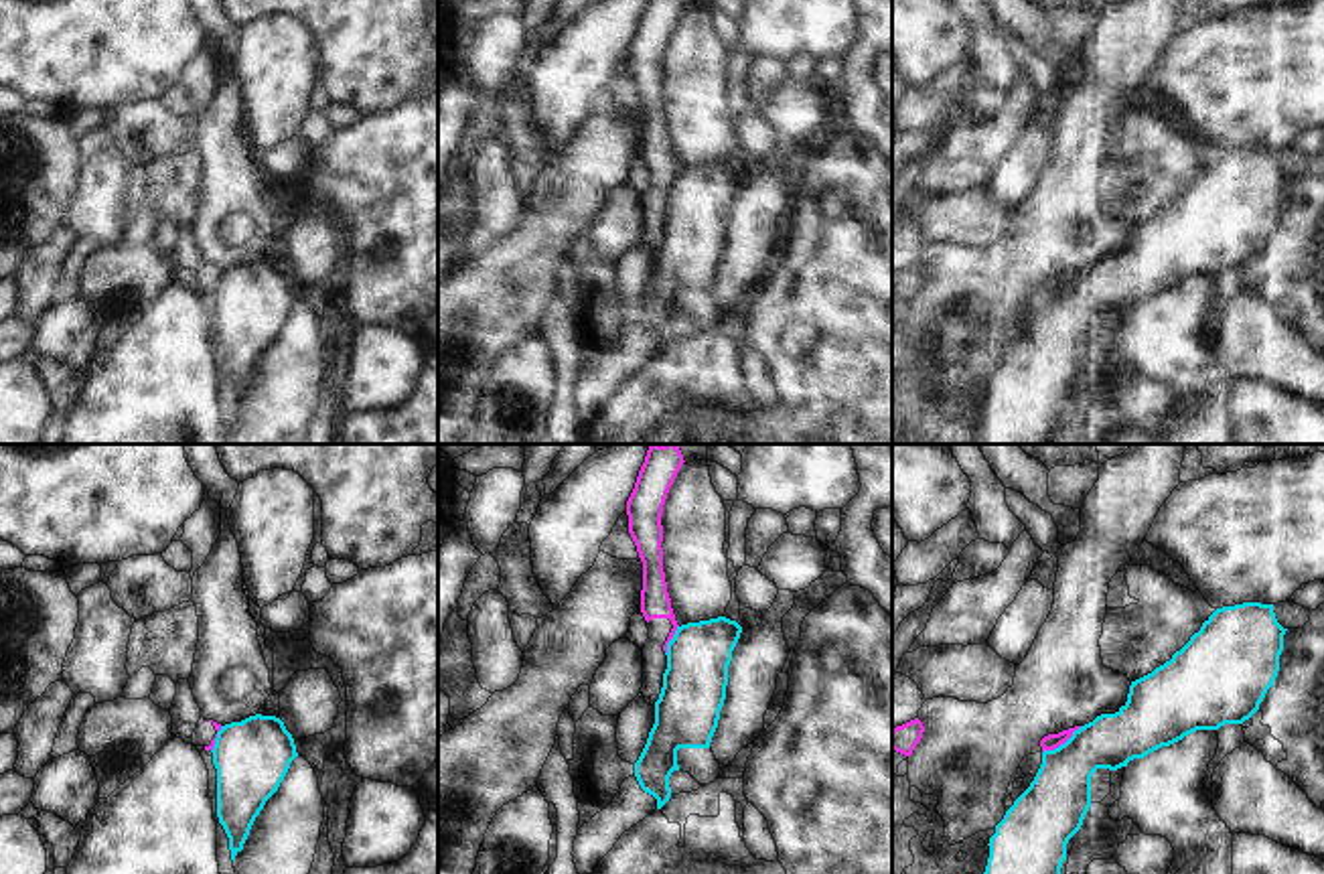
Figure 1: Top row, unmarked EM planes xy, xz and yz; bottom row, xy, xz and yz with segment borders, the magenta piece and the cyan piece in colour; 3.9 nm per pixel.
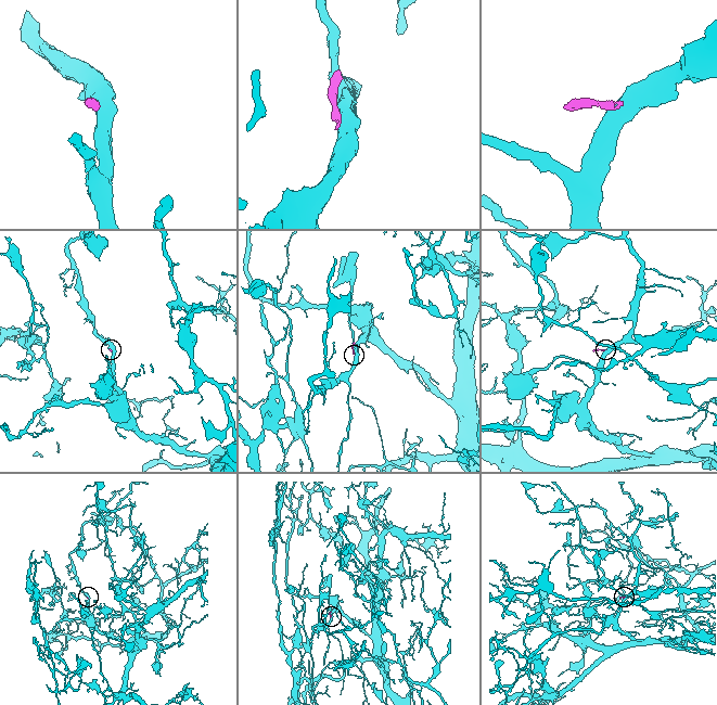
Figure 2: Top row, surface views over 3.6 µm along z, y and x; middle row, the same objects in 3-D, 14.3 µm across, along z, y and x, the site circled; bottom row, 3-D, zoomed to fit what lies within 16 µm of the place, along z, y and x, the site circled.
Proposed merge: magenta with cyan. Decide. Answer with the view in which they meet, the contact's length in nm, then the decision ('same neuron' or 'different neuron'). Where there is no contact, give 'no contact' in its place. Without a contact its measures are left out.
meets magenta in yz; contact 190 nm long; different neuron

